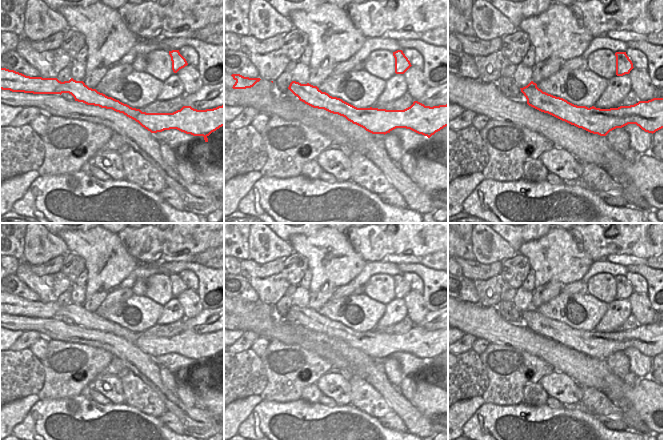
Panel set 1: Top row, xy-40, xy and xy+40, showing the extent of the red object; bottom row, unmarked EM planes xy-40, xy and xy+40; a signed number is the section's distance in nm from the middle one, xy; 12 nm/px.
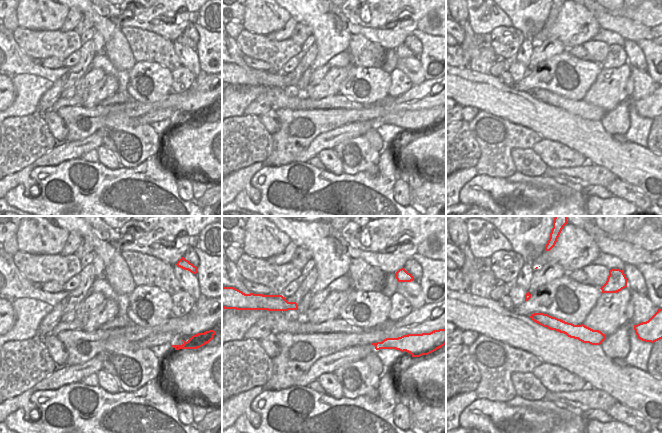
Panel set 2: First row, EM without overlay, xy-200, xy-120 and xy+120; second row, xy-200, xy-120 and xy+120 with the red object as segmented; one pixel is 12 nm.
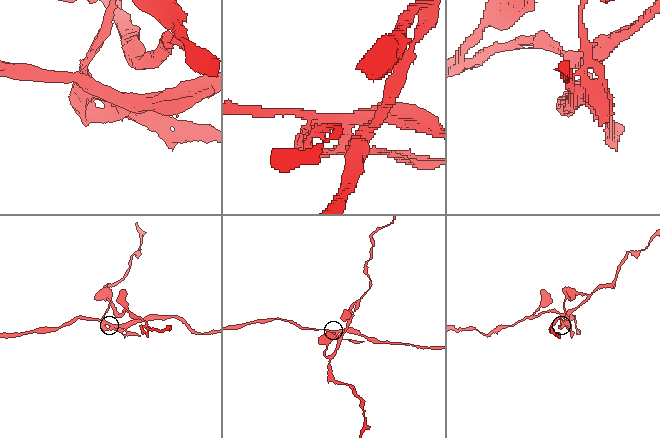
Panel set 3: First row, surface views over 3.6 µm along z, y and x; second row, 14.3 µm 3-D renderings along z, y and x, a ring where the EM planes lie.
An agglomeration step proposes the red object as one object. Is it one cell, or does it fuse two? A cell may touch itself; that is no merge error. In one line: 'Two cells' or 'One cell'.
Two cells

